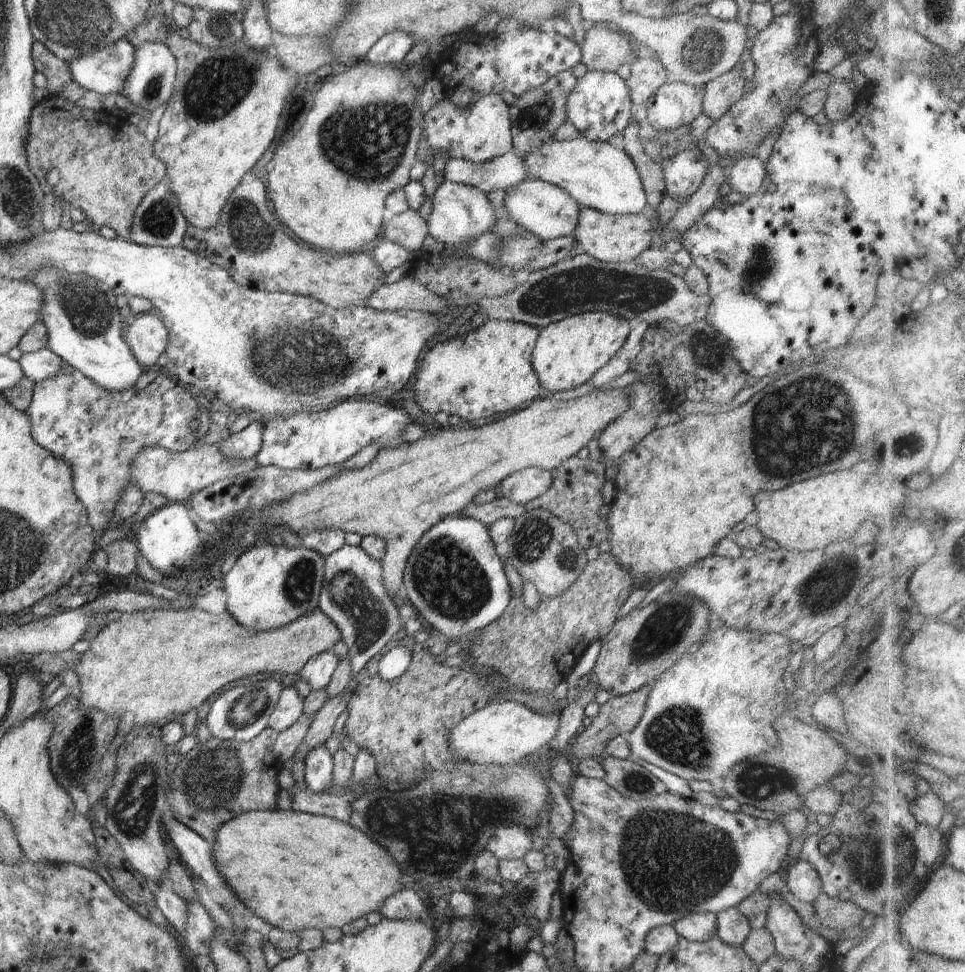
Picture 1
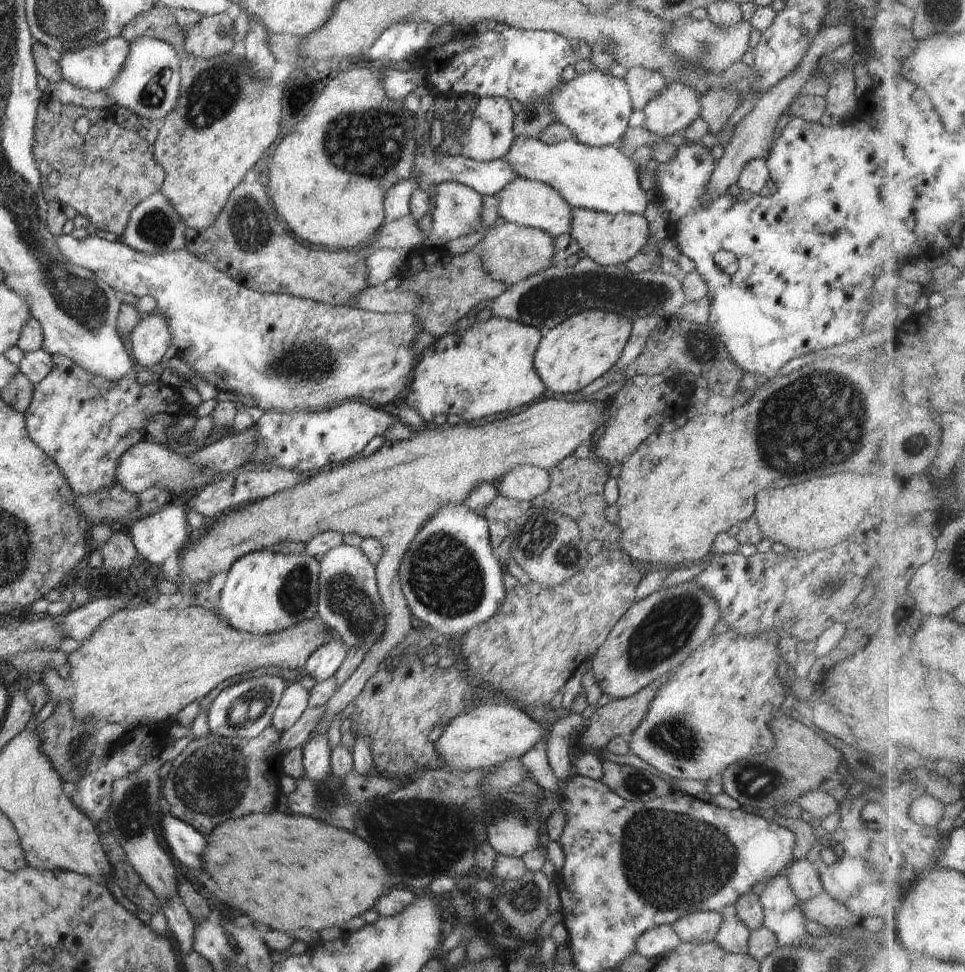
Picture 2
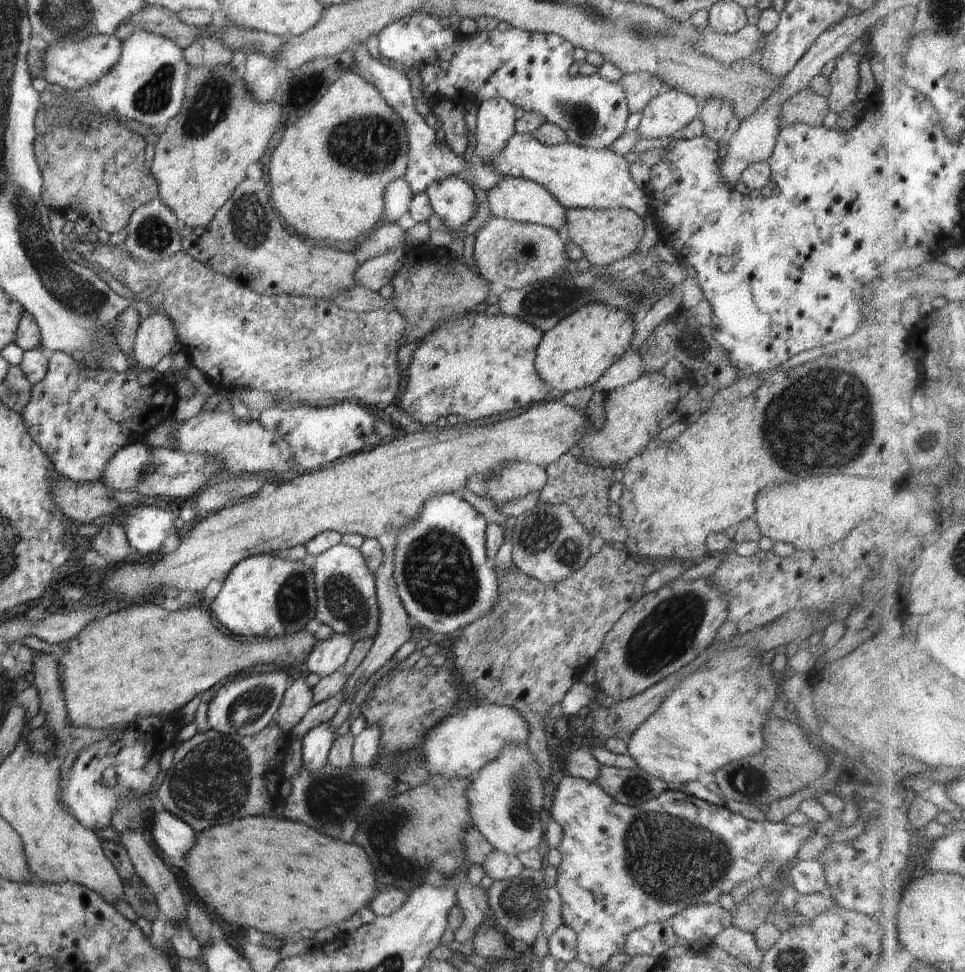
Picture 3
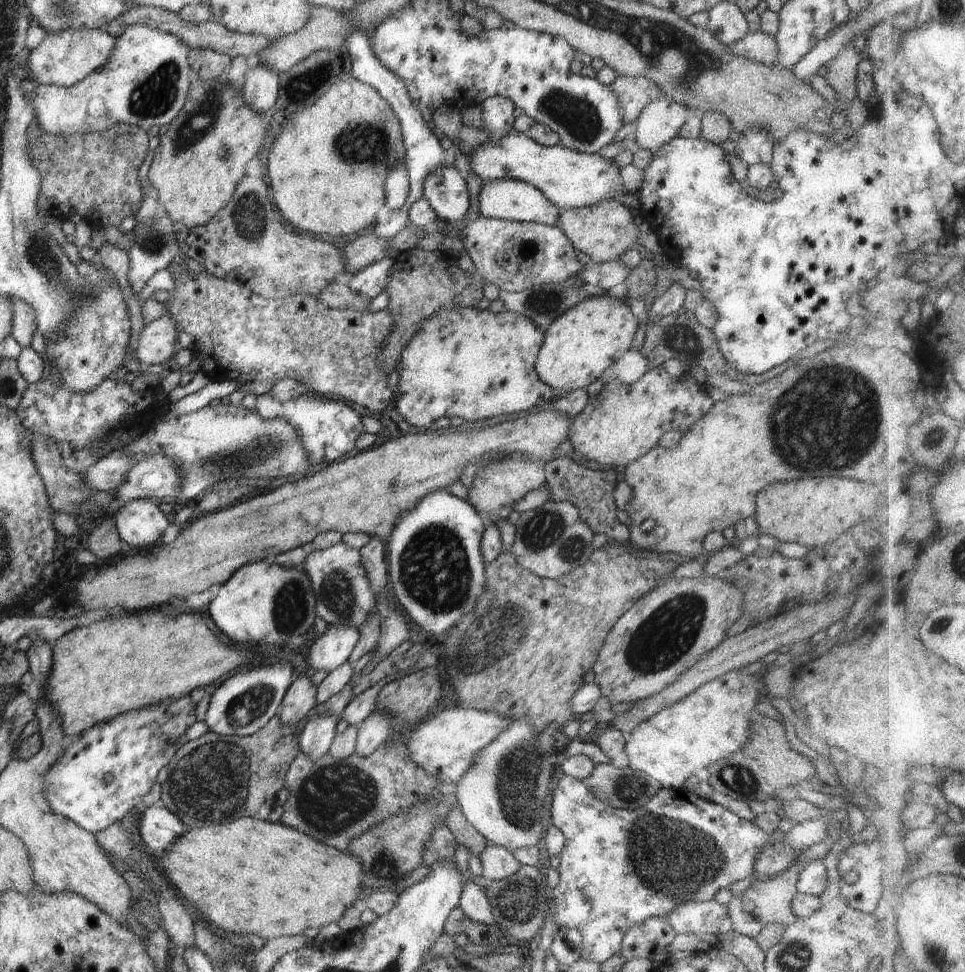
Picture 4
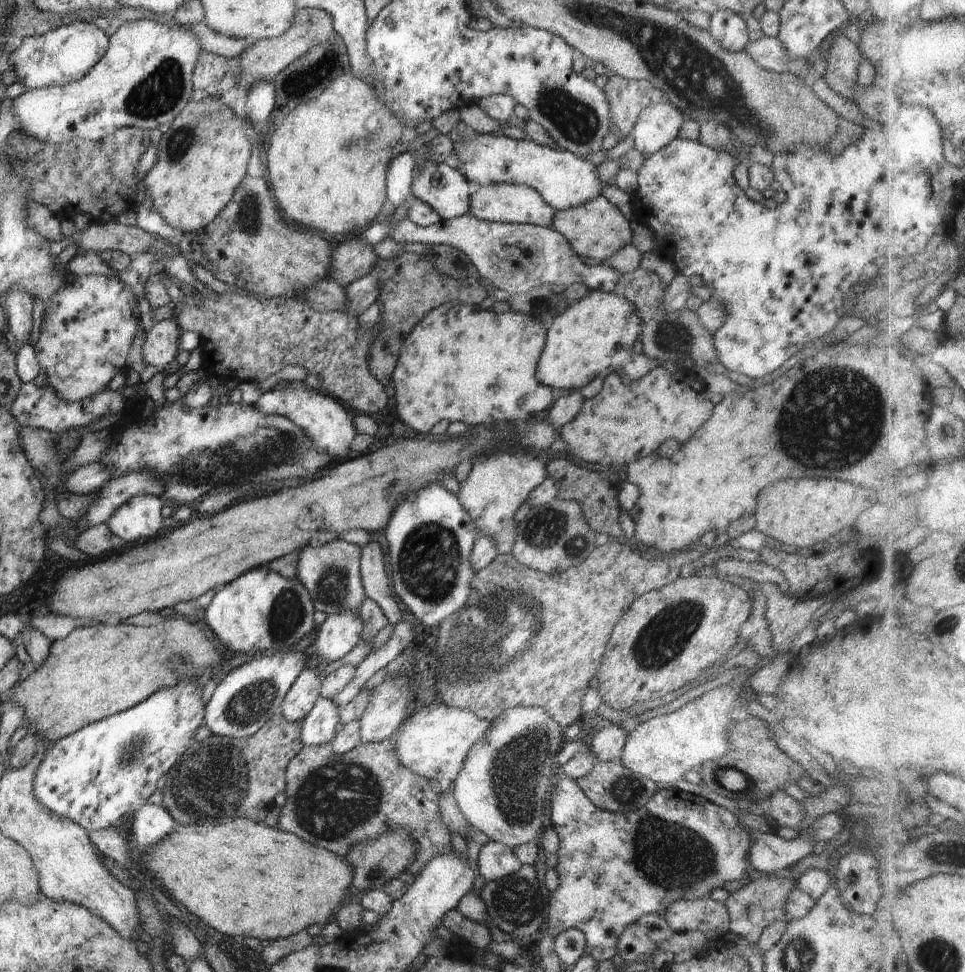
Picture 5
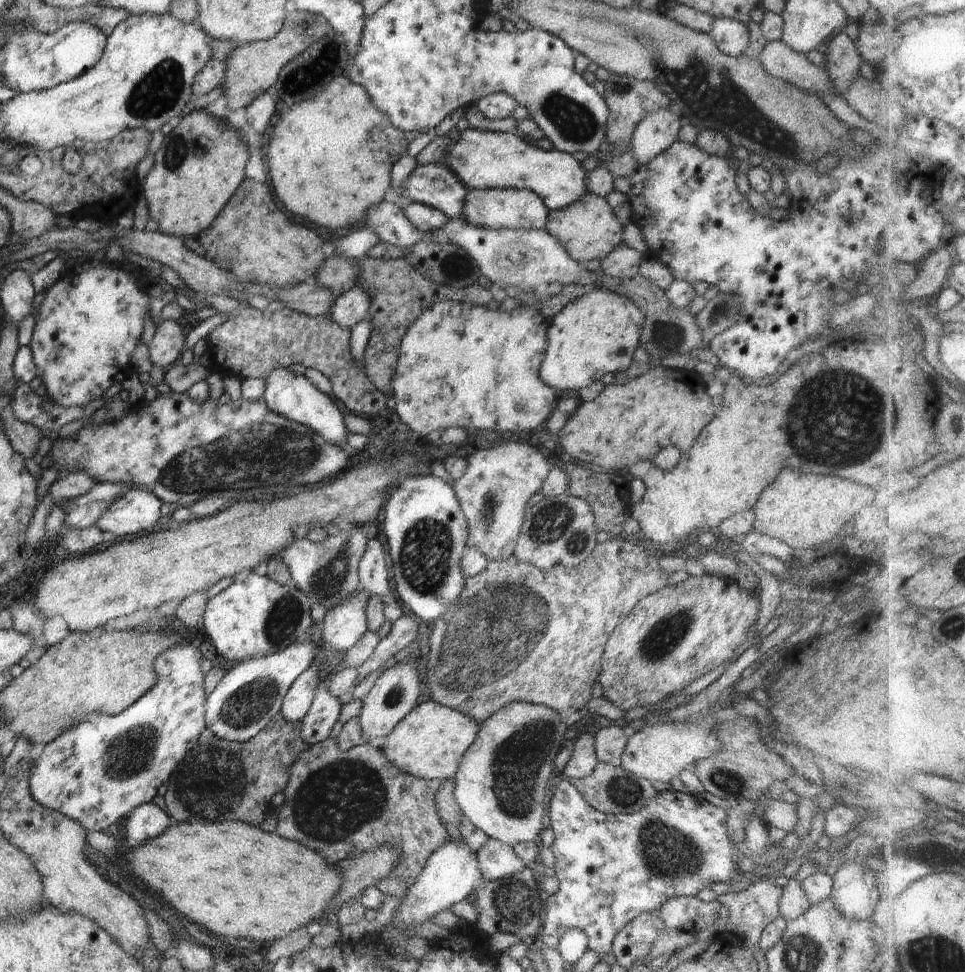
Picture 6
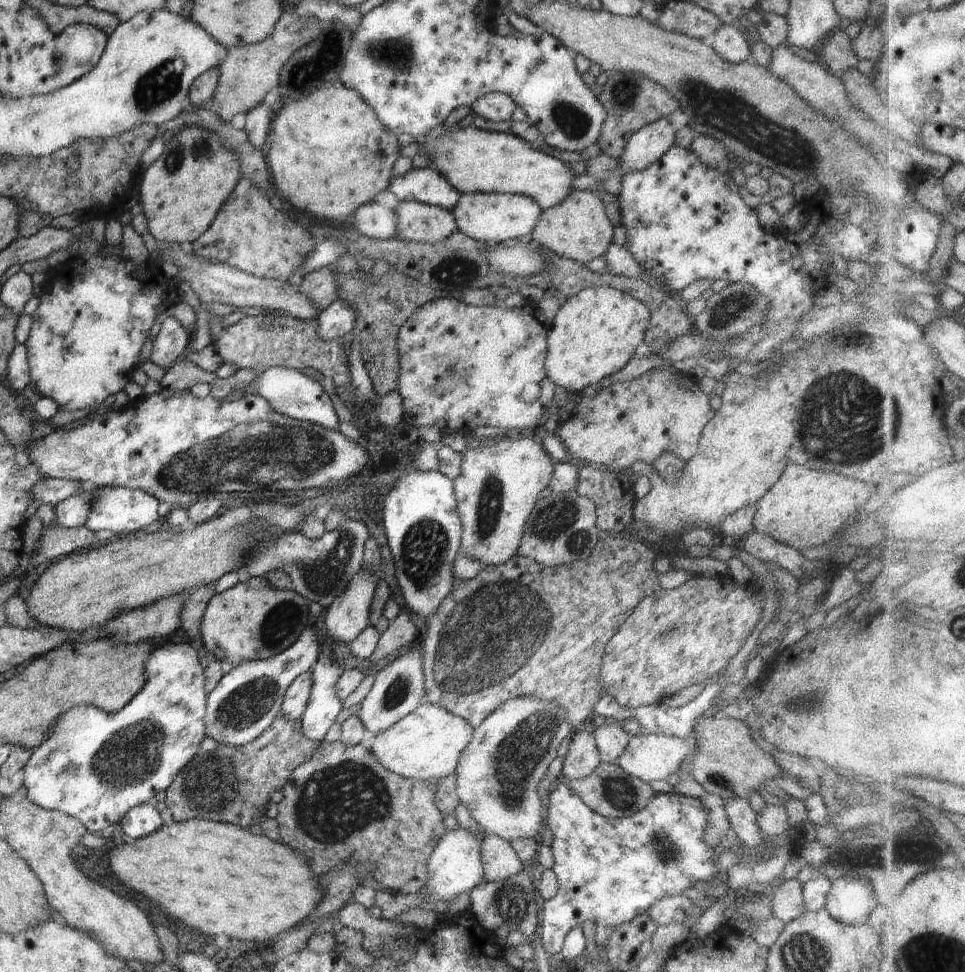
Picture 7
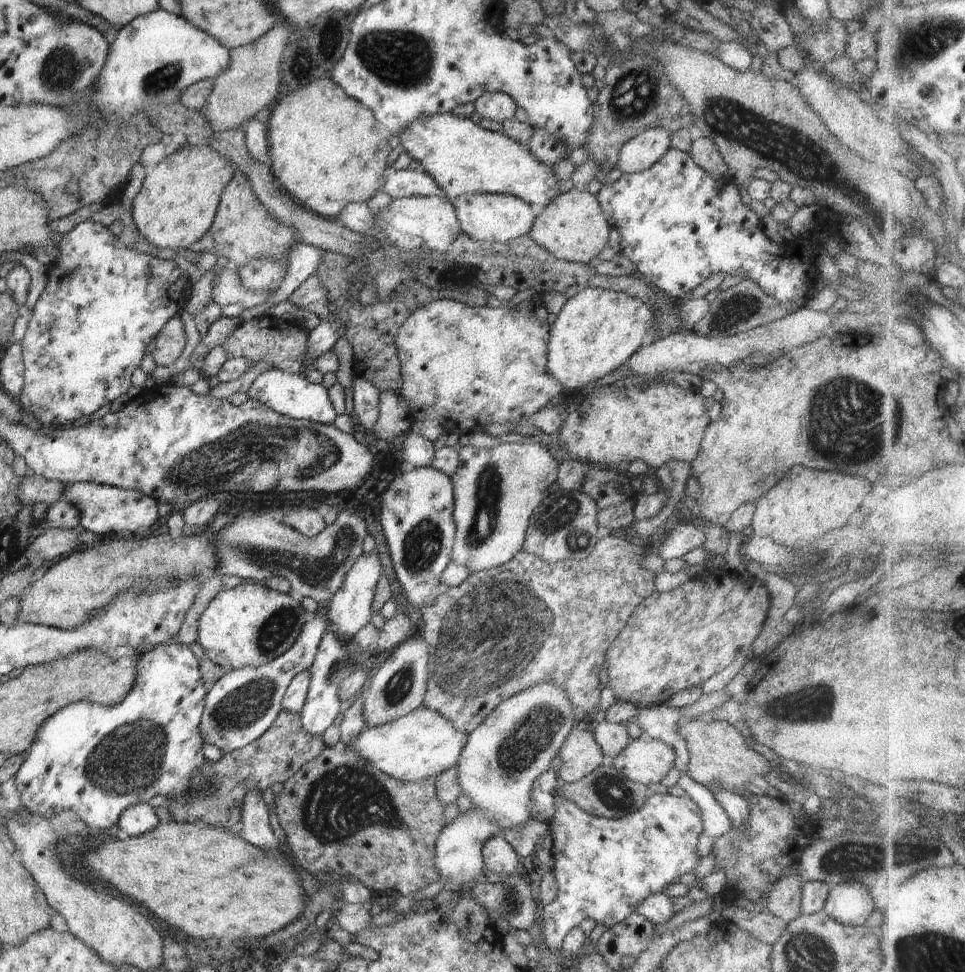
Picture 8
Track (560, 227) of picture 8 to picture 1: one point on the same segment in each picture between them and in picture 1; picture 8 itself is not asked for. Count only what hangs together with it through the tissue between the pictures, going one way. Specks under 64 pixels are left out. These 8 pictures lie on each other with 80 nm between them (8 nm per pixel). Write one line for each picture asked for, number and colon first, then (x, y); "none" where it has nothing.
1: (608, 238)
2: (608, 239)
3: (604, 236)
4: (603, 231)
5: (596, 229)
6: (587, 229)
7: (577, 228)

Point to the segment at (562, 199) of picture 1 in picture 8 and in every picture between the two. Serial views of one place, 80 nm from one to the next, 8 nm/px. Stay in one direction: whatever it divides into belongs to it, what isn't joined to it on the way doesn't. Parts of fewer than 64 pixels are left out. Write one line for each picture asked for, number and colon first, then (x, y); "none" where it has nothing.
2: (531, 204)
3: (518, 200)
4: (507, 199)
5: (497, 203)
6: (493, 209)
7: (490, 217)
8: (487, 217)

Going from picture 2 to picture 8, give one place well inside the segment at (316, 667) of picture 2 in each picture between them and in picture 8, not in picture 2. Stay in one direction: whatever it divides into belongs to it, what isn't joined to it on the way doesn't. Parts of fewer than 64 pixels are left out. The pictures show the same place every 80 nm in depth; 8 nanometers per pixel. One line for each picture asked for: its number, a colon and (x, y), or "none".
3: (327, 656)
4: (333, 648)
5: (340, 632)
6: (343, 625)
7: (348, 615)
8: (350, 609)

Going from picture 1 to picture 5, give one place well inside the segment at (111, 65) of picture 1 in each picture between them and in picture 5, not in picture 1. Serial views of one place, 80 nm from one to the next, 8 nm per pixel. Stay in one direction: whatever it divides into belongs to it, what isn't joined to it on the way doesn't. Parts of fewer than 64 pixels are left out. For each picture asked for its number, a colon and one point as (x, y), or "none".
2: (94, 68)
3: (74, 64)
4: (63, 59)
5: (65, 54)

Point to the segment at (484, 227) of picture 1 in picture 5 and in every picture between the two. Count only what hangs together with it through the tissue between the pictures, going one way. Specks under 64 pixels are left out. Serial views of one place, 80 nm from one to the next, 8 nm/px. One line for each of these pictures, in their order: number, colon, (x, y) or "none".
2: (456, 210)
3: (454, 200)
4: (445, 189)
5: (446, 190)

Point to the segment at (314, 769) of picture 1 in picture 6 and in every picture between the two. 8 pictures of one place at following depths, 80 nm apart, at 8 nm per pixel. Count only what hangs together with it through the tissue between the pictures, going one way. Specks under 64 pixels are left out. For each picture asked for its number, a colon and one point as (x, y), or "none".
2: (316, 751)
3: (316, 745)
4: (317, 733)
5: (319, 727)
6: (316, 725)

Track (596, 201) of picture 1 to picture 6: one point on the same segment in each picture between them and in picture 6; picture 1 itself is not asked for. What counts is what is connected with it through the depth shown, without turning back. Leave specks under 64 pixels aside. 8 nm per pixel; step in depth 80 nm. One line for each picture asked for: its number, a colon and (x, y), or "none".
2: (602, 178)
3: (579, 178)
4: (571, 180)
5: (564, 180)
6: (480, 159)

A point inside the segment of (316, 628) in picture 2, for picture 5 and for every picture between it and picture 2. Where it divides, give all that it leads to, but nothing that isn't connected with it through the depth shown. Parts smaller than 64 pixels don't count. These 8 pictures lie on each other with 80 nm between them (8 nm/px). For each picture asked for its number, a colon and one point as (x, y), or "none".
3: (143, 661)
4: (94, 677)
5: (91, 674)

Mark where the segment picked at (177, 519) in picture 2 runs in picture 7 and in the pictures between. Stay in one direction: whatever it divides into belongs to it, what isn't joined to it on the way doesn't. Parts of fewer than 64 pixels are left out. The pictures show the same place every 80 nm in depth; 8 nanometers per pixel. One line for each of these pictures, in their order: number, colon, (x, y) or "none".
3: (147, 527)
4: (140, 524)
5: (139, 518)
6: (135, 512)
7: (123, 510)

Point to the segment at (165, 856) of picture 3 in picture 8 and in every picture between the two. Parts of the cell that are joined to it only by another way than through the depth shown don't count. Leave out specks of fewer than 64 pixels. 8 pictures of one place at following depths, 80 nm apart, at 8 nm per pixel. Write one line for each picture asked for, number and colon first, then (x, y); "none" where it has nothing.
4: (159, 827)
5: (151, 823)
6: (146, 821)
7: (141, 820)
8: (139, 818)

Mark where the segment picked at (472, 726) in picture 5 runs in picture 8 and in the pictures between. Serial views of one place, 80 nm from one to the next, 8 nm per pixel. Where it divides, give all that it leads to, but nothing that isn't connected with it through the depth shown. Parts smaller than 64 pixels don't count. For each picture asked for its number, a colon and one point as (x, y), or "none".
6: (428, 743)
7: (426, 744)
8: (421, 744)

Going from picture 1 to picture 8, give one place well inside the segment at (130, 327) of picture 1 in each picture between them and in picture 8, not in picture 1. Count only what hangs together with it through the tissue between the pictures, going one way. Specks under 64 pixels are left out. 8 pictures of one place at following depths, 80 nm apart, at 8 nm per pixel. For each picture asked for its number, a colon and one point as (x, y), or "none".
2: (151, 341)
3: (155, 338)
4: (158, 341)
5: (161, 347)
6: (167, 346)
7: (172, 339)
8: (170, 342)

